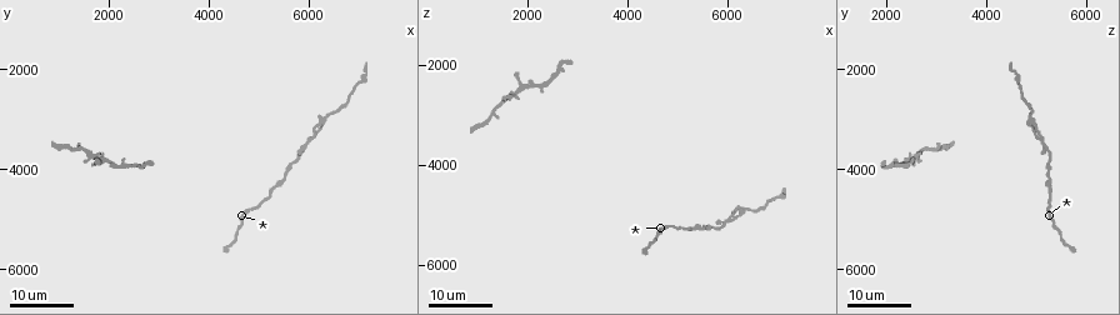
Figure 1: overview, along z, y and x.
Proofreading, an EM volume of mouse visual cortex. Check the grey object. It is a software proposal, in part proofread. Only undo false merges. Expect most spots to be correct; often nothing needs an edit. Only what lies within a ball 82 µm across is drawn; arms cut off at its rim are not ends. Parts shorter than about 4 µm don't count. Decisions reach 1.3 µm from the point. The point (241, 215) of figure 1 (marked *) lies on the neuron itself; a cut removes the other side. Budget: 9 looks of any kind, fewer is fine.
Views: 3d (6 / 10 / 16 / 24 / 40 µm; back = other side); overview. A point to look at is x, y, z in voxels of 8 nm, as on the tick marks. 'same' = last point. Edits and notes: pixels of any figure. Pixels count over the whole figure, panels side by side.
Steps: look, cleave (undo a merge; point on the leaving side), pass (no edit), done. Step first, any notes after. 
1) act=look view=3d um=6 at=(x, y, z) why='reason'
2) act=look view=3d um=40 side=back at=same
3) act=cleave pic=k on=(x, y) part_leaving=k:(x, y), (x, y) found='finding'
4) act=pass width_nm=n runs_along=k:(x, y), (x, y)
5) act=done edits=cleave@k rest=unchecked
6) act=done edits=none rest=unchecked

act=look view=3d um=16 at=(6000, 3350, 5100) why='three-way junction'

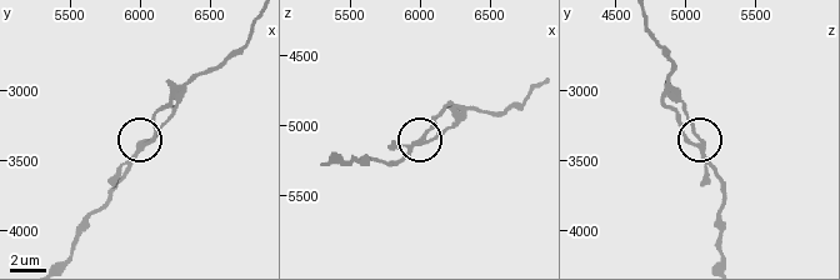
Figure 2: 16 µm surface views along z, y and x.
act=look view=3d um=6 at=(6020, 3360, 5120)

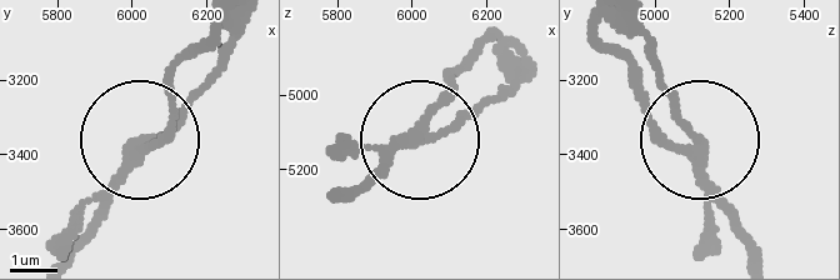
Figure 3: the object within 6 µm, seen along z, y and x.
act=look view=3d um=6 side=back at=(6030, 3370, 5110) why='other side'

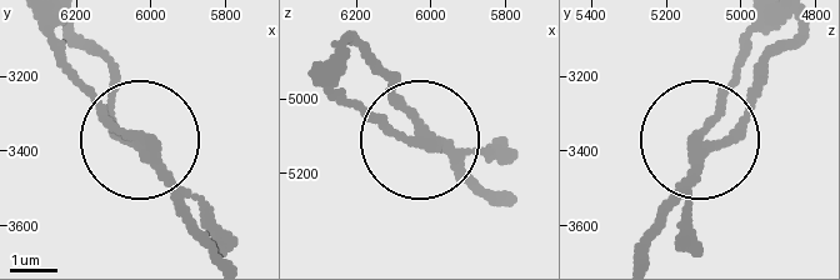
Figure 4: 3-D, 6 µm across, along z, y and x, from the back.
act=pass arms=3 runs_along=4:(644, 253), (748, 54) found='continuous, no second neuron'

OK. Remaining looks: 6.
act=look view=3d um=16 at=(6400, 2900, 4850)

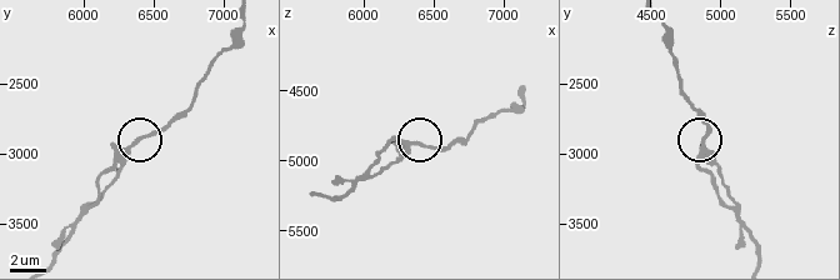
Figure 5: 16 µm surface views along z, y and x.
act=look view=3d um=10 at=(6360, 2920, 4880)

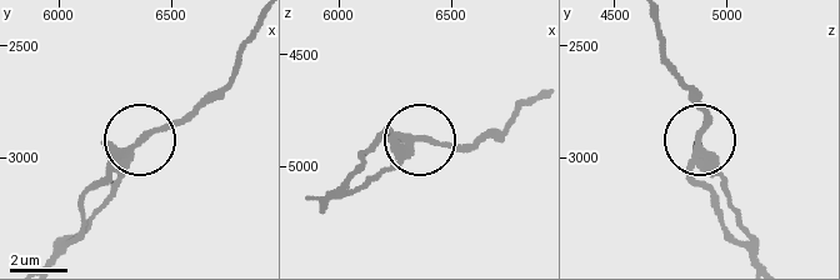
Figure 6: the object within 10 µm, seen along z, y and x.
act=pass runs_along=6:(759, 258), (699, 139), (706, 124), (699, 89) found='continuous, no second neuron'

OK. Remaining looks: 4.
act=look view=3d um=24 at=(5650, 3900, 5250) why='sudden change in width'

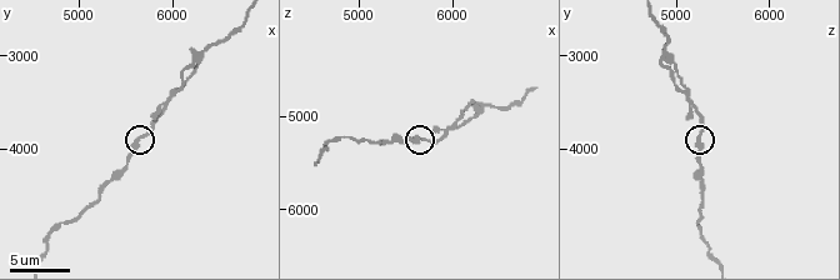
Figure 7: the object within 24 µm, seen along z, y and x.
act=look view=3d um=6 at=(5650, 3900, 5200)

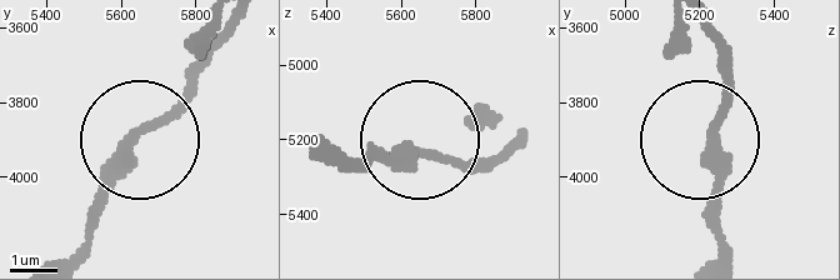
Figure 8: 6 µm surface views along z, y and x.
act=pass runs_along=8:(61, 258), (110, 163), (225, 35) found='all the same neuron'

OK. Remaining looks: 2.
act=look view=3d um=16 at=(2300, 3900, 2350)

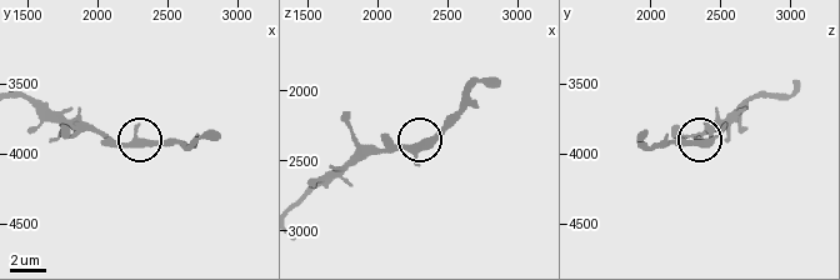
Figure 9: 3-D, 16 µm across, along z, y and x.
act=look view=3d um=10 at=(2260, 3920, 2400)

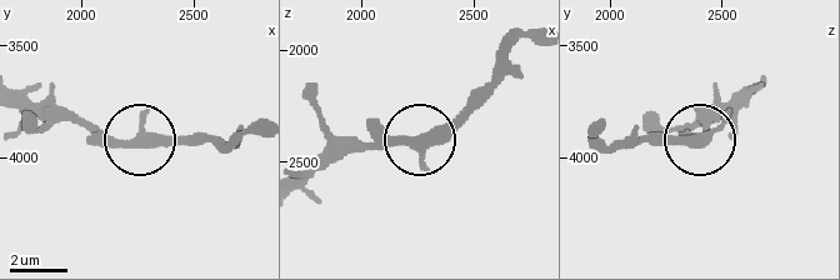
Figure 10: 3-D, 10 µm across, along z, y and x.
act=pass arms=3 found='all the same neuron'

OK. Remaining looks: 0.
act=done edits=none rest=unchecked

